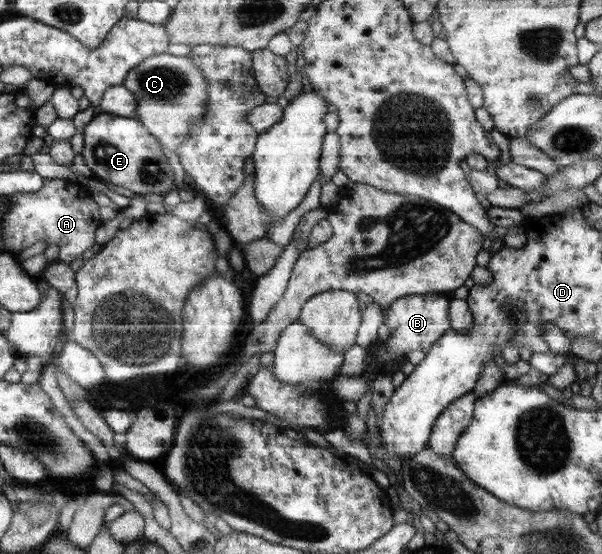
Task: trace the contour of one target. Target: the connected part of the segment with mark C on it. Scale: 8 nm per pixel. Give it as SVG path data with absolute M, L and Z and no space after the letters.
M166 52L150 56L129 71L122 85L138 100L136 118L169 150L178 150L194 122L208 112L208 80L189 57Z

